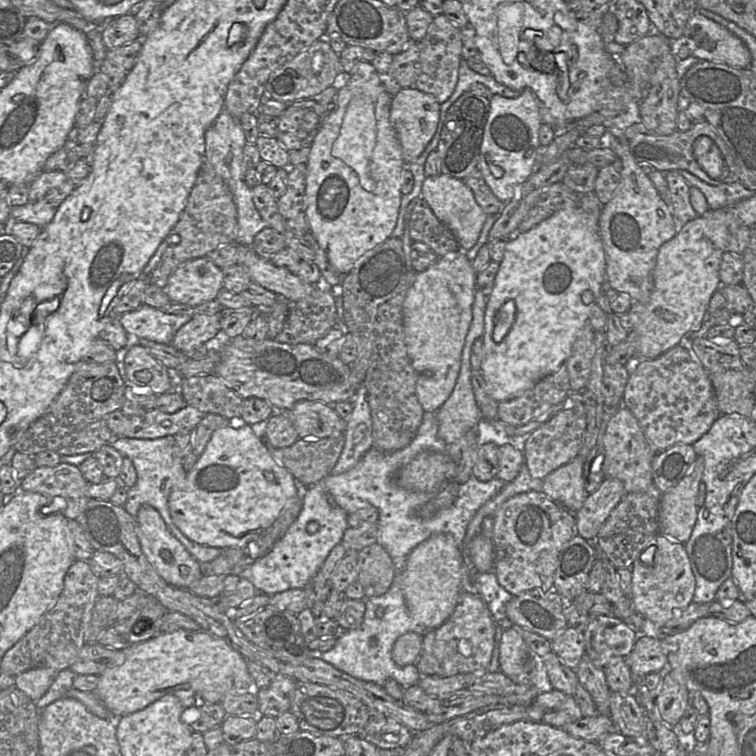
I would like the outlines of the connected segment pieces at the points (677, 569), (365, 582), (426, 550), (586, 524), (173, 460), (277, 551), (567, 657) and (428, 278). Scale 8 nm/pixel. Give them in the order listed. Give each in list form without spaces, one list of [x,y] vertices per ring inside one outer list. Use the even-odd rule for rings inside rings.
[[[659,534],[654,545],[656,551],[650,564],[644,564],[639,558],[631,567],[632,593],[630,599],[640,616],[661,629],[666,622],[678,616],[693,602],[696,580],[684,544]]]
[[[377,542],[358,553],[358,578],[365,597],[385,594],[394,580],[395,570],[387,551]]]
[[[434,534],[411,551],[402,576],[402,589],[414,622],[434,630],[448,620],[462,592],[462,566],[461,551],[448,534]]]
[[[605,478],[594,493],[588,494],[582,507],[575,513],[576,534],[595,544],[601,526],[625,494],[624,485],[619,479]]]
[[[165,436],[157,439],[114,437],[110,445],[119,451],[123,457],[131,459],[137,474],[136,483],[127,490],[127,500],[124,504],[125,510],[136,518],[138,510],[142,505],[148,504],[154,507],[162,516],[173,536],[183,544],[199,563],[208,563],[217,558],[222,552],[221,548],[207,547],[193,542],[172,521],[168,506],[169,495],[173,489],[182,486],[187,476],[187,472],[183,468],[183,459],[176,456],[173,451],[175,445],[174,436]]]
[[[307,487],[303,498],[303,508],[297,519],[289,527],[285,535],[276,541],[272,549],[243,570],[240,577],[251,581],[258,593],[269,596],[290,589],[309,587],[331,550],[341,543],[348,528],[347,513],[338,505],[330,505],[323,495],[318,495],[315,488]],[[311,521],[319,523],[319,529],[314,534],[309,534],[306,531],[306,526]]]
[[[567,626],[551,640],[551,647],[563,663],[573,670],[577,669],[581,659],[586,654],[583,632],[570,626]]]
[[[465,252],[439,257],[422,272],[418,272],[403,303],[403,329],[407,353],[417,373],[416,394],[424,412],[437,413],[450,397],[455,387],[460,367],[465,339],[472,321],[472,305],[477,290],[477,273]]]

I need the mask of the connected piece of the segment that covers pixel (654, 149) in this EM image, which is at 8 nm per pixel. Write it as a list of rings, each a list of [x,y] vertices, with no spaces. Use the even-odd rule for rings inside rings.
[[[641,122],[632,124],[624,130],[630,152],[639,165],[649,165],[654,170],[662,173],[669,171],[687,170],[693,175],[697,176],[700,180],[712,185],[719,186],[721,184],[731,184],[739,181],[738,165],[735,162],[734,156],[726,145],[722,137],[715,131],[715,129],[707,122],[693,122],[691,128],[687,131],[675,131],[670,135],[658,135],[651,130],[647,129]],[[699,136],[708,136],[719,148],[722,157],[725,161],[725,167],[722,176],[715,180],[712,179],[697,163],[693,155],[693,143]]]

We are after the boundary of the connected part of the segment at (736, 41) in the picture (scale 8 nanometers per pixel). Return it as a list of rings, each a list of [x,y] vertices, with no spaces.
[[[695,13],[688,20],[683,37],[692,56],[700,61],[748,68],[751,54],[746,44],[724,26]]]

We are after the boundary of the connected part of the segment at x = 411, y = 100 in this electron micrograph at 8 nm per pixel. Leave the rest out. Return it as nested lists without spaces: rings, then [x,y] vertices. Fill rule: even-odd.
[[[401,88],[392,97],[390,122],[397,133],[406,166],[416,161],[433,138],[440,118],[440,105],[434,96],[415,88]]]

